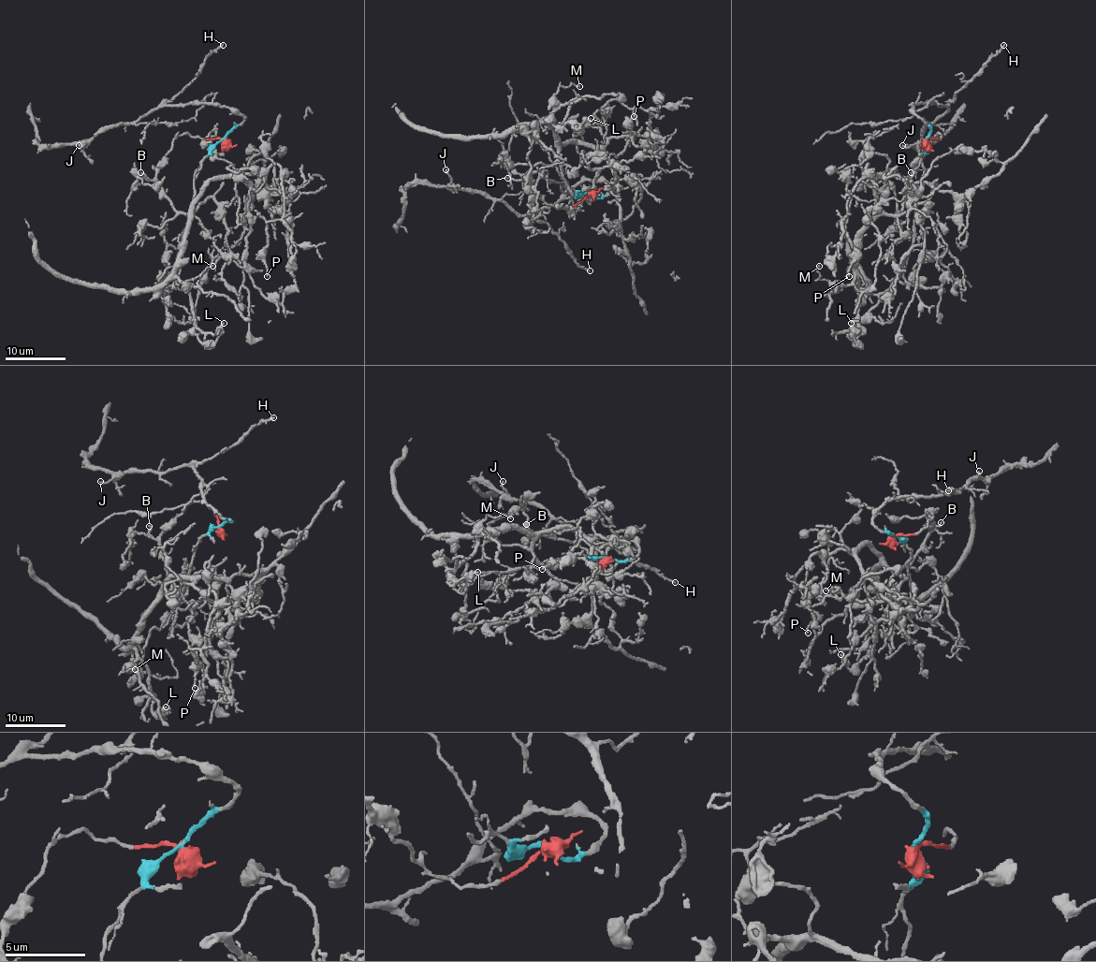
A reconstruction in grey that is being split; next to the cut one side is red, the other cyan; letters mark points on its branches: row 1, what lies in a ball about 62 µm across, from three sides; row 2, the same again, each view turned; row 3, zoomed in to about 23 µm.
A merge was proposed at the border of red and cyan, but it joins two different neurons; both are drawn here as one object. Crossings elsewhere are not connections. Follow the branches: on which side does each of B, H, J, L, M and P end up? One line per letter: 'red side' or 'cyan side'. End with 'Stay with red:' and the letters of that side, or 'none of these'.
B: red side
H: cyan side
J: cyan side
L: red side
M: red side
P: red side
Stay with red: B, L, M, P

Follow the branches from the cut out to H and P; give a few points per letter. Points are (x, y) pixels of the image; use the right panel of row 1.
H: (927, 139), (929, 127), (914, 114), (913, 107), (917, 103), (948, 103), (1004, 44)
P: (927, 139), (941, 138), (895, 214), (865, 168), (839, 220), (854, 249), (849, 276)

